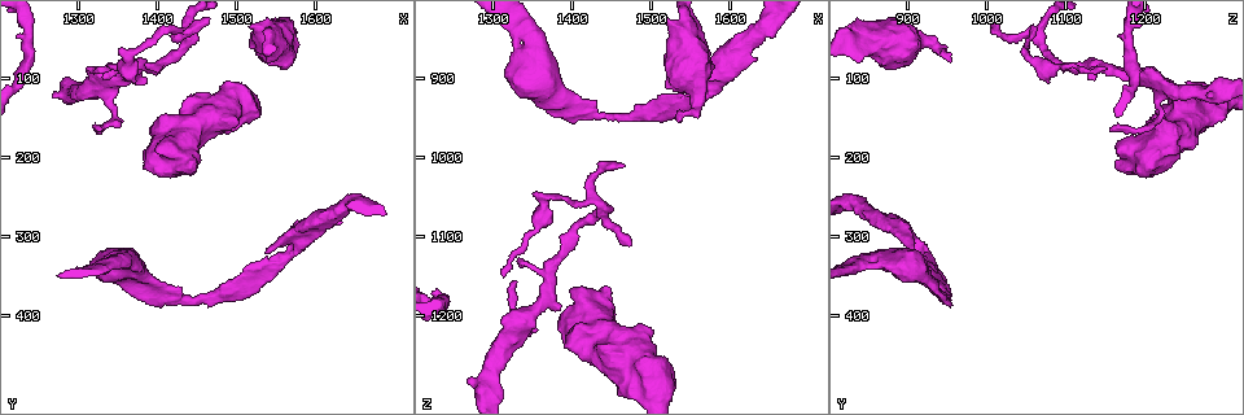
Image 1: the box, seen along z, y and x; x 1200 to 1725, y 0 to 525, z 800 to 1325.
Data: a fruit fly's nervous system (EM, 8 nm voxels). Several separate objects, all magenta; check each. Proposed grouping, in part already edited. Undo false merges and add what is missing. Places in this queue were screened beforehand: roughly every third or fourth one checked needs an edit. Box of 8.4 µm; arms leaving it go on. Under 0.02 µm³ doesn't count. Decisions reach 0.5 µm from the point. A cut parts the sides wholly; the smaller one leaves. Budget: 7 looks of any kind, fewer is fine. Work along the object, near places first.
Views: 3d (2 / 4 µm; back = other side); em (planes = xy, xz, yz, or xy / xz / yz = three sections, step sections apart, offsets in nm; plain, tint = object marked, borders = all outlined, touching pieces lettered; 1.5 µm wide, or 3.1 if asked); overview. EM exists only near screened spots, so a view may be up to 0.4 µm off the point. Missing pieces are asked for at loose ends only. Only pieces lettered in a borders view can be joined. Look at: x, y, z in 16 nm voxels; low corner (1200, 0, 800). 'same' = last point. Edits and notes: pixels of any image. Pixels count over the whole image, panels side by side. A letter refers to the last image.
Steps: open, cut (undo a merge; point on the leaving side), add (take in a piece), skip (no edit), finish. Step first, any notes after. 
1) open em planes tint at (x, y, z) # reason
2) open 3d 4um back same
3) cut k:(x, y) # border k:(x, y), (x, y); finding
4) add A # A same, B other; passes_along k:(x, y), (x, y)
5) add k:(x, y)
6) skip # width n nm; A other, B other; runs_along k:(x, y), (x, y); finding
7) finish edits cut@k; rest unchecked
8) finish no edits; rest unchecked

open 3d 2um at (1525, 335, 920) # branch stops here

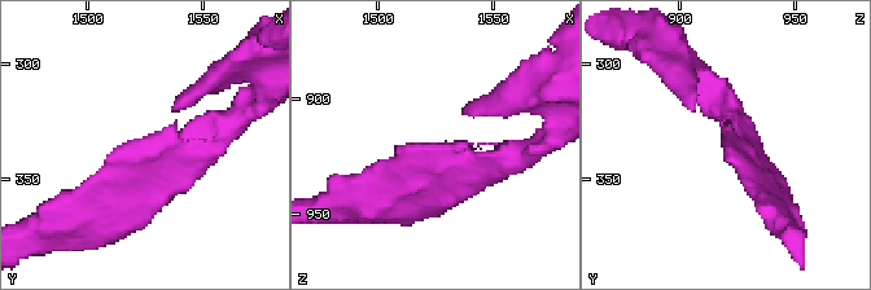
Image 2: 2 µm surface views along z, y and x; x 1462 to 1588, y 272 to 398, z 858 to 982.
open em planes borders at (1523, 331, 922) # need the tissue

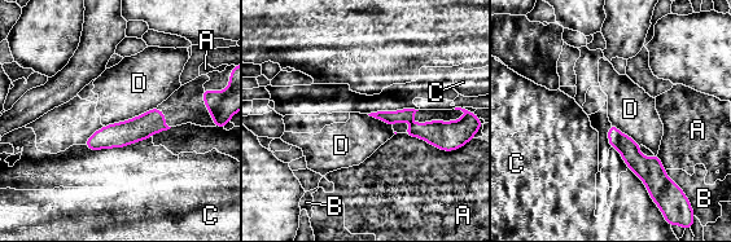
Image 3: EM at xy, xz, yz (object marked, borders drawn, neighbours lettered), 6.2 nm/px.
skip # A other, B other, C other, D other; border 3:(157, 105), (138, 115), (104, 126); none of them fits

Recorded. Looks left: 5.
open 3d 2um at (1535, 80, 955) # branch stops here

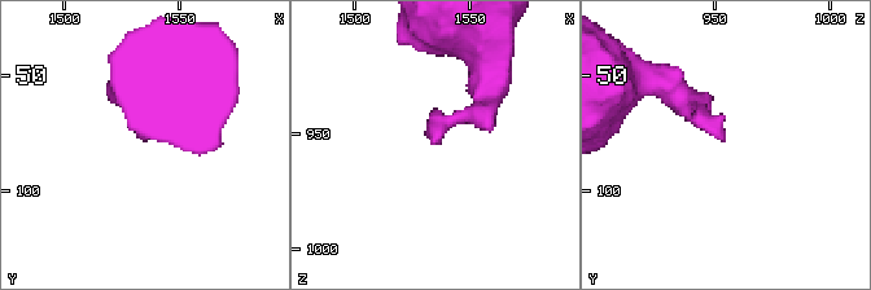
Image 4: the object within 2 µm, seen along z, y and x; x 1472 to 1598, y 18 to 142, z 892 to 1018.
open em planes borders at (1537, 76, 955) # now the EM

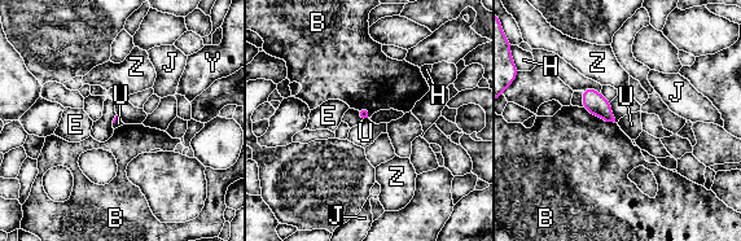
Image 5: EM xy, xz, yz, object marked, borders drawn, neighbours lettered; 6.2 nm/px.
skip # longest_contact B 220 nm; B other, E other, H other, J other, U other, Y other, Z other; border 5:(369, 119), (362, 122); none of them fits

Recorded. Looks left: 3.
open 3d 2um at (1380, 60, 1045) # touches itself

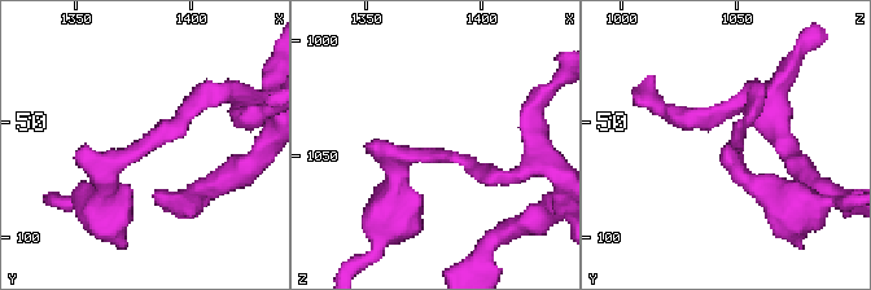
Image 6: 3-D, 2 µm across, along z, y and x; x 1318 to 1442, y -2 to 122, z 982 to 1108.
open em xy step 4 borders at (1378, 58, 1047) # now the EM

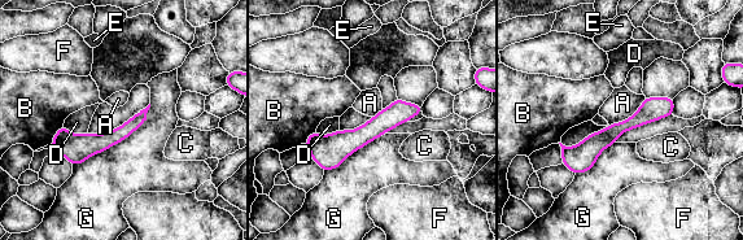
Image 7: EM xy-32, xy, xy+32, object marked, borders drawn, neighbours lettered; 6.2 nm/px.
open em planes borders same # another direction

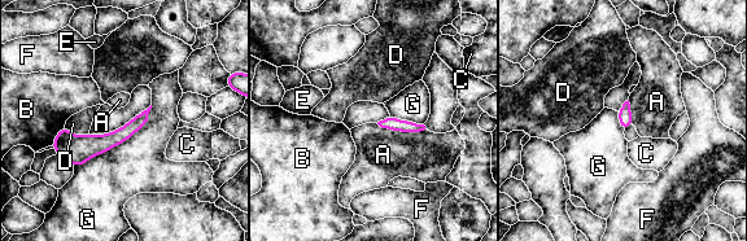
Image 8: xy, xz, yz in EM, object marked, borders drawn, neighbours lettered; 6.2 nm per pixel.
skip # longest_contact G 600 nm; A other, B other, C other, D other, E other, F other, G other; runs_along 8:(144, 114), (105, 143), (56, 147); one cell here

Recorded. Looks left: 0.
finish no edits; rest unchecked

